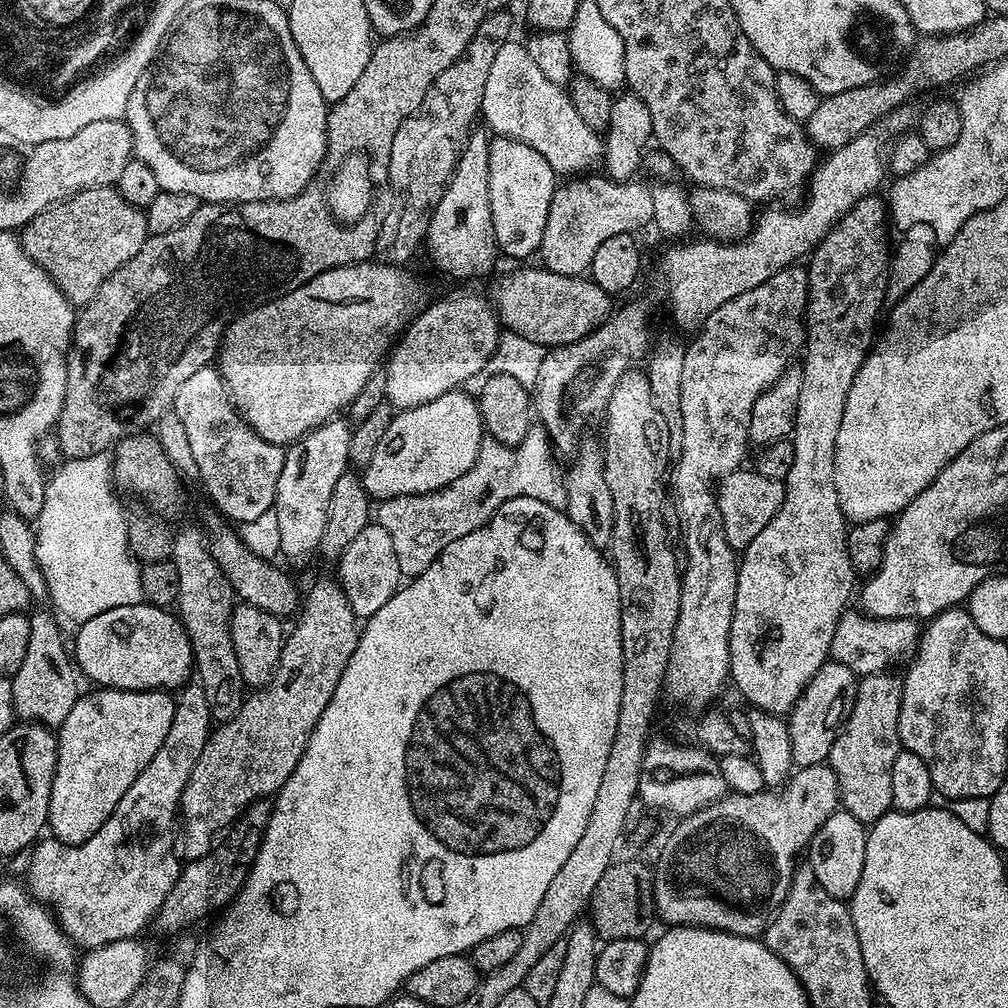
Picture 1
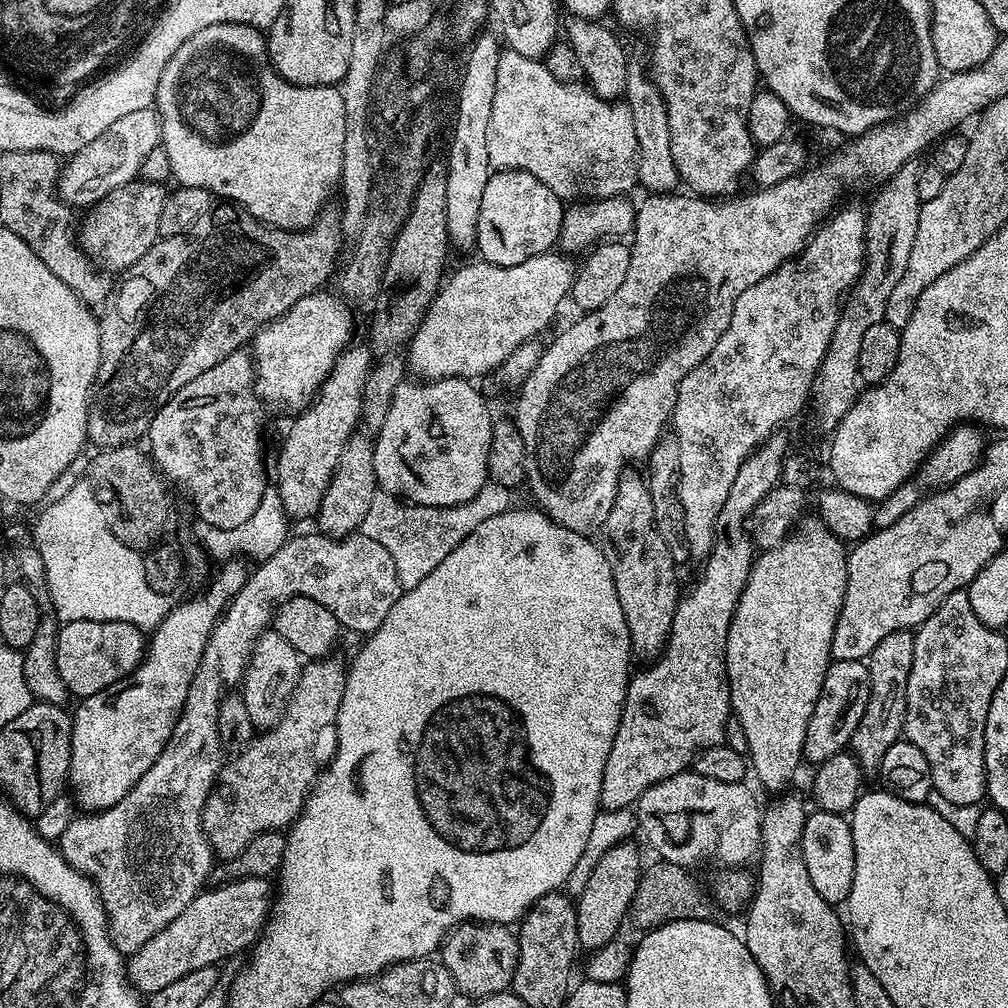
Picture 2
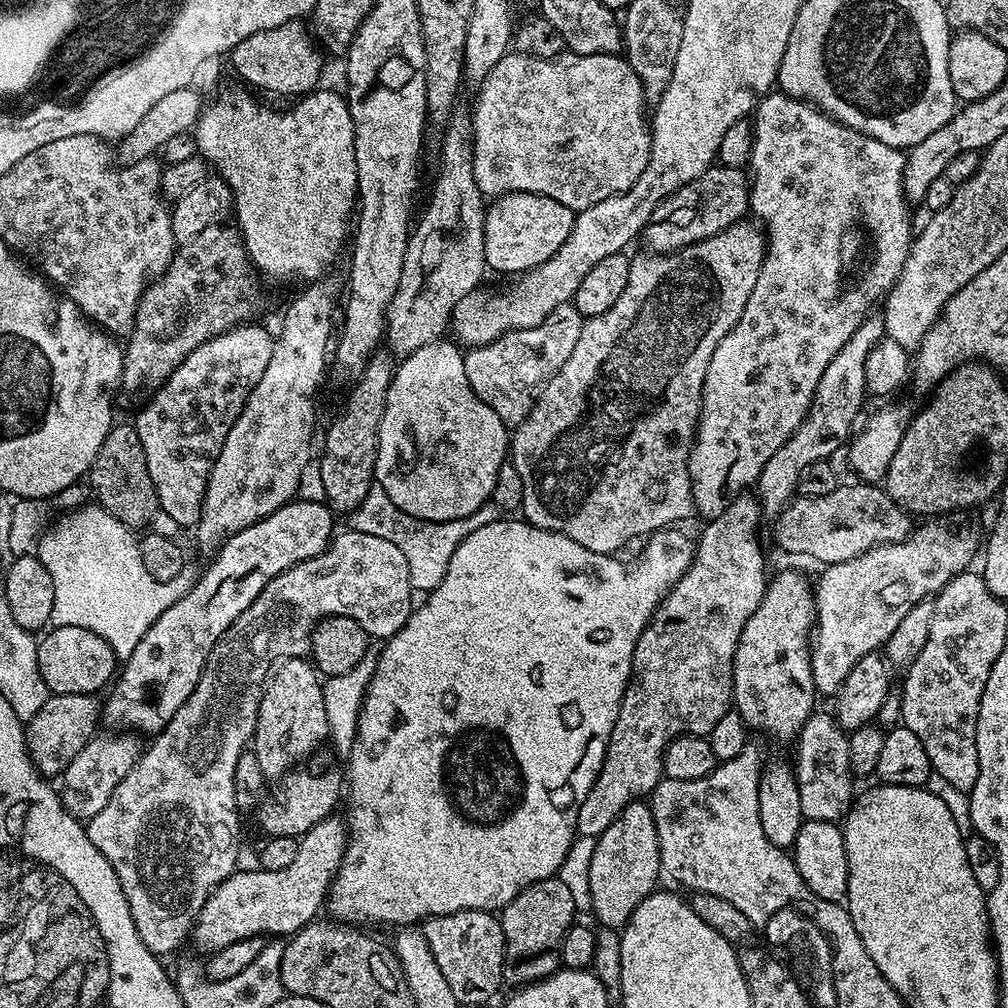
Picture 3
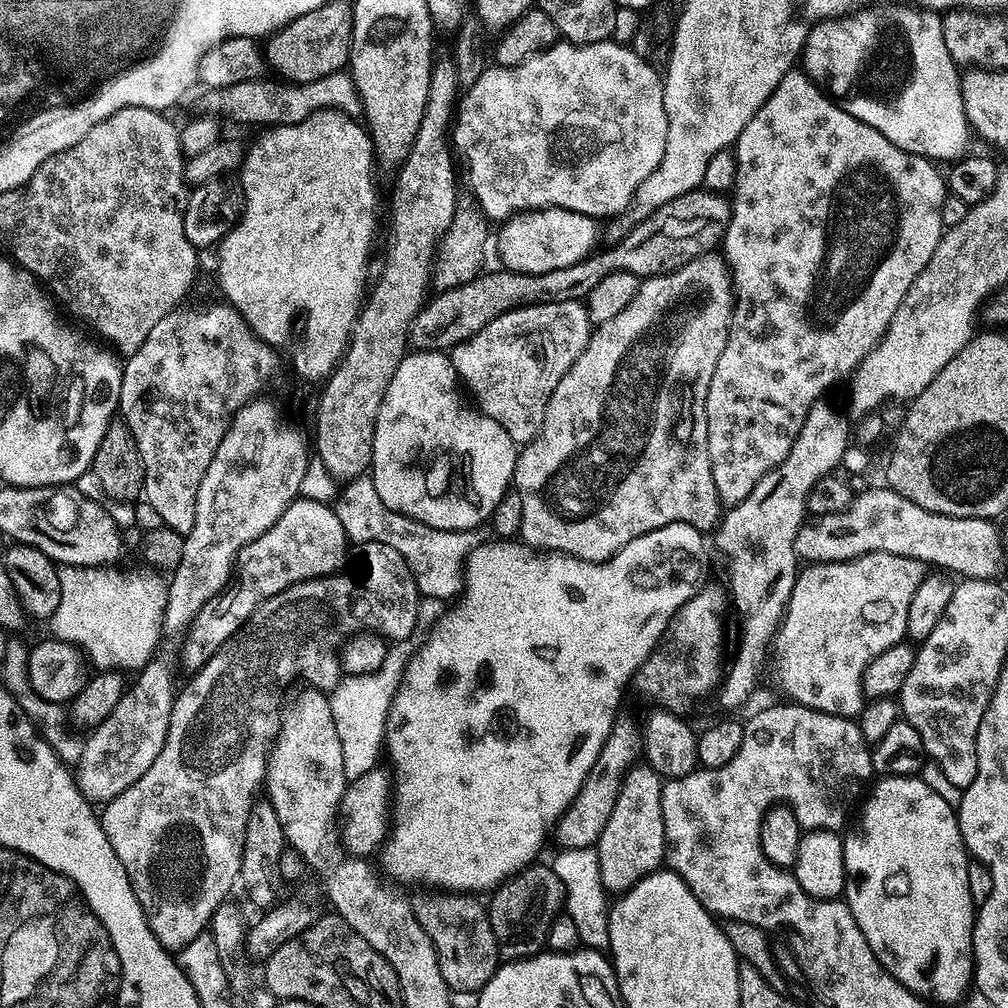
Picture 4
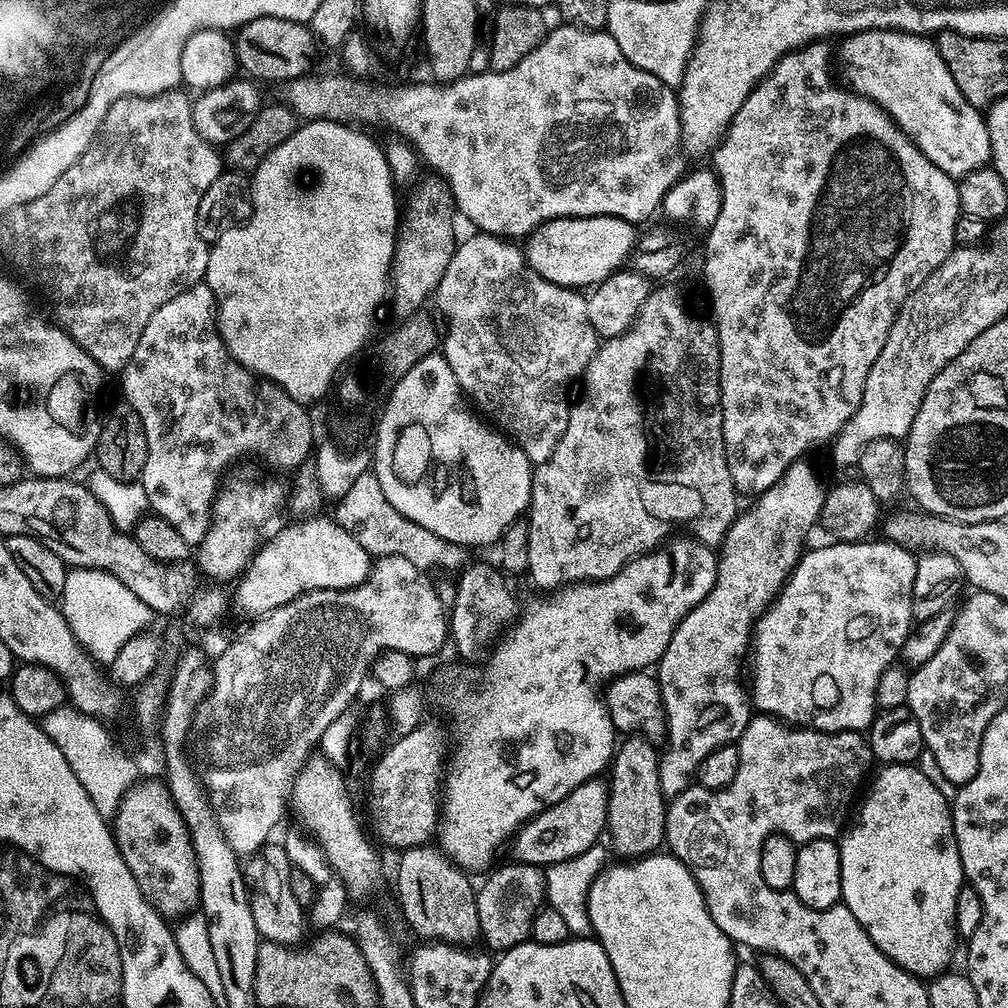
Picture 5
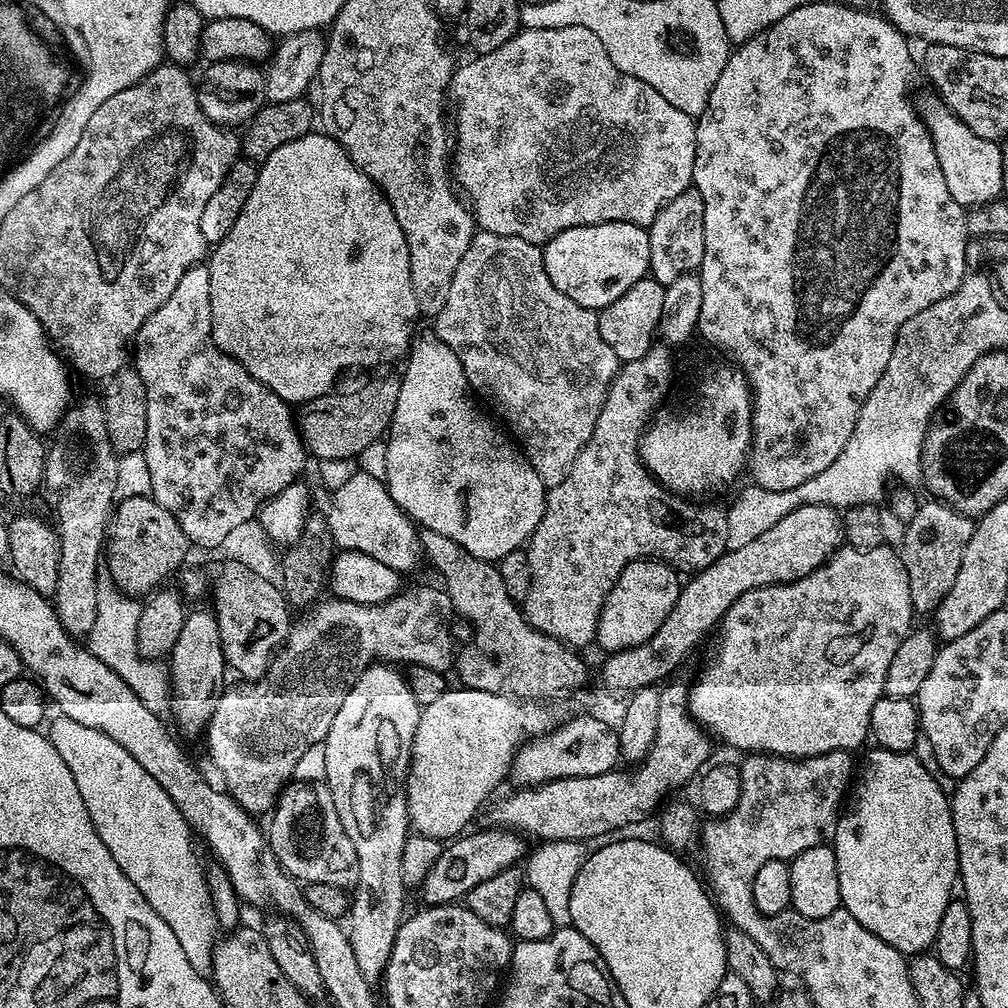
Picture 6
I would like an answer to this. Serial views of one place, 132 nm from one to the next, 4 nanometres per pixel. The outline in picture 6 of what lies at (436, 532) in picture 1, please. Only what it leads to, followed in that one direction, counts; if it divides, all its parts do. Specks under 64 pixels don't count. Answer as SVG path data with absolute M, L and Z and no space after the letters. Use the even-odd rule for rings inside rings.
M356 470L352 477L331 493L330 498L332 505L326 513L327 532L337 549L370 554L370 558L386 562L386 566L401 574L407 574L422 560L420 533L413 521L396 505L385 481Z

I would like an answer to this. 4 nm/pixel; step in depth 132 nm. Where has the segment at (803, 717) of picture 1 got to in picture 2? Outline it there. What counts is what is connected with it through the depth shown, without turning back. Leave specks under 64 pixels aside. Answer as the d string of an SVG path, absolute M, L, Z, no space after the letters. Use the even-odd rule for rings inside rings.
M833 660L826 670L820 697L814 706L814 714L810 714L810 726L806 726L804 760L813 760L813 765L819 766L825 760L834 758L834 754L845 751L852 743L854 730L858 730L858 722L862 722L862 714L866 714L866 702L869 698L870 674L867 663L864 660Z

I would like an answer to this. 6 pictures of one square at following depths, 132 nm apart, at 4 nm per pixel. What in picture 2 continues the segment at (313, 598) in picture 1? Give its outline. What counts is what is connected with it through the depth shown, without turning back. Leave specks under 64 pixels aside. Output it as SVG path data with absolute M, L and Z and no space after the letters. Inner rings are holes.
M329 654L319 660L308 660L301 667L300 683L288 700L286 710L280 715L280 721L272 728L261 731L252 739L247 748L235 753L232 760L223 765L218 777L218 783L213 792L206 798L206 806L202 810L202 826L208 839L208 845L221 861L233 860L250 846L250 838L260 832L287 829L304 808L313 784L318 779L316 768L316 743L324 731L331 729L336 723L338 706L346 686L345 661L335 660L335 655Z

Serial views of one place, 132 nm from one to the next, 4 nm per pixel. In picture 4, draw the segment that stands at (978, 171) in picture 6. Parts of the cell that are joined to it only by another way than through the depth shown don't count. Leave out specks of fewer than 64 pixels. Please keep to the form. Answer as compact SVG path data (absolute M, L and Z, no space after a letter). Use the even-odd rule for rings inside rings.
M888 6L881 12L868 11L857 10L816 24L804 43L803 71L825 89L846 114L866 122L866 126L874 126L874 130L878 130L882 138L890 138L894 146L933 162L959 160L965 155L970 129L962 106L961 73L942 42L941 17L911 6Z

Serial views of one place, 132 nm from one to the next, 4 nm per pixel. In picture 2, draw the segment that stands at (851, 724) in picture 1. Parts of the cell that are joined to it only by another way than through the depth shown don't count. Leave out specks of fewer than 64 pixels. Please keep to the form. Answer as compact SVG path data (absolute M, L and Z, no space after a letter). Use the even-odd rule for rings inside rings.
M905 630L886 634L878 646L866 657L870 674L870 698L866 702L866 714L862 714L862 722L858 722L858 730L854 730L850 751L856 757L865 773L879 773L882 758L886 750L894 746L896 740L904 734L906 718L906 682L910 678L910 666L914 666L914 635Z

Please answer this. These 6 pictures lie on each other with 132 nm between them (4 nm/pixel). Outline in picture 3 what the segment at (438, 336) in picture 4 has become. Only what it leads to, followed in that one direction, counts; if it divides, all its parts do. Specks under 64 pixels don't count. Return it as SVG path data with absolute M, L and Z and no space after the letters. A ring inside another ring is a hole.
M710 167L659 204L654 214L650 214L642 240L653 252L676 252L694 242L702 242L731 224L741 223L749 215L749 191L750 176L744 168Z

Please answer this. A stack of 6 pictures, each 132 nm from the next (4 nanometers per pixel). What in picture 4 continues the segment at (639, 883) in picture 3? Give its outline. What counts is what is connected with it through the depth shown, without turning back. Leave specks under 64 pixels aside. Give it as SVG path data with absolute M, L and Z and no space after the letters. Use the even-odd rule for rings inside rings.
M647 762L633 764L622 778L618 790L618 800L614 802L614 810L610 810L610 822L606 822L606 830L602 830L600 839L594 845L598 854L600 877L609 893L623 894L627 892L642 877L657 871L665 863L668 843L666 842L664 823L662 822L663 789L662 777Z

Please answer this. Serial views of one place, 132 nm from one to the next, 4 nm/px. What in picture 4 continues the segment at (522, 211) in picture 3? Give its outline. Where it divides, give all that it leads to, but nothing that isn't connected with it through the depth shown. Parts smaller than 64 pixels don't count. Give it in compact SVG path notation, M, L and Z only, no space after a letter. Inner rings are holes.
M536 208L532 212L517 212L515 216L508 217L507 220L503 221L499 225L500 233L495 233L494 236L494 248L500 251L500 260L505 269L509 272L525 272L526 274L546 274L546 270L558 270L562 266L574 266L576 262L582 262L587 256L591 256L594 249L597 247L596 244L596 235L599 234L600 228L598 225L597 217L587 216L586 214L578 214L577 212L571 212L565 208Z

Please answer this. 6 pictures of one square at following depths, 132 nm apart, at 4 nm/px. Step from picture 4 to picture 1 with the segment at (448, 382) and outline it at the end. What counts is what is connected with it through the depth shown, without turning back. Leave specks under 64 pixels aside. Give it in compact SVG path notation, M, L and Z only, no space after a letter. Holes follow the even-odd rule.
M464 390L447 392L442 394L442 398L434 398L434 402L429 404L397 411L378 450L374 450L374 458L370 458L370 462L362 470L364 488L373 501L379 502L399 496L421 496L450 486L450 482L462 478L462 474L466 474L474 466L485 439L477 397Z

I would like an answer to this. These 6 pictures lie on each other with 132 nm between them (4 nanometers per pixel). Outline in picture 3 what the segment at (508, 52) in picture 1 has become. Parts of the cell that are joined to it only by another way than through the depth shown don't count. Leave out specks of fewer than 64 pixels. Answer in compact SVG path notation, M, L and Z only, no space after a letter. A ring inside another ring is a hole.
M509 54L490 70L490 74L479 85L480 94L476 98L476 106L472 111L472 169L474 170L474 182L478 182L478 190L486 198L505 196L511 192L529 192L530 194L542 194L546 198L554 198L554 202L562 202L562 206L571 208L573 213L586 210L594 206L594 202L602 202L602 198L610 198L630 190L634 182L638 182L638 174L646 170L646 162L650 158L650 146L652 145L652 133L646 123L644 107L646 101L642 82L638 74L628 65L623 55L617 54L561 54L554 60L539 60L537 56L523 54Z

